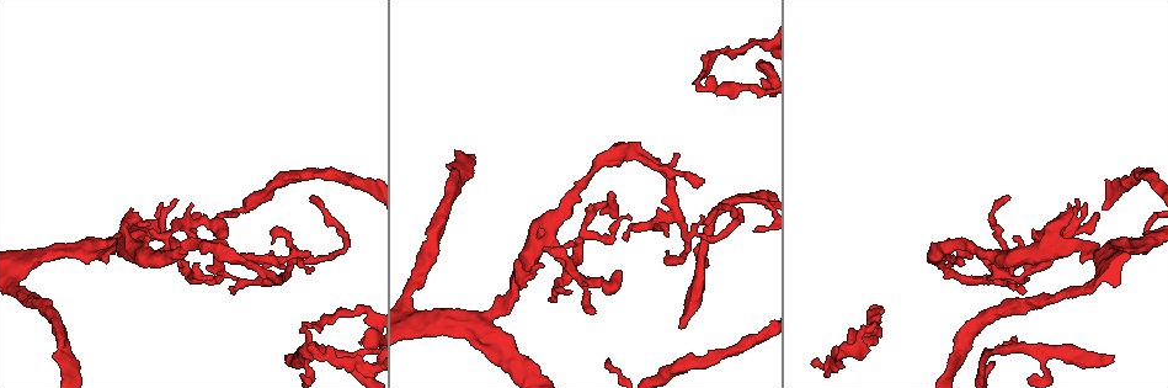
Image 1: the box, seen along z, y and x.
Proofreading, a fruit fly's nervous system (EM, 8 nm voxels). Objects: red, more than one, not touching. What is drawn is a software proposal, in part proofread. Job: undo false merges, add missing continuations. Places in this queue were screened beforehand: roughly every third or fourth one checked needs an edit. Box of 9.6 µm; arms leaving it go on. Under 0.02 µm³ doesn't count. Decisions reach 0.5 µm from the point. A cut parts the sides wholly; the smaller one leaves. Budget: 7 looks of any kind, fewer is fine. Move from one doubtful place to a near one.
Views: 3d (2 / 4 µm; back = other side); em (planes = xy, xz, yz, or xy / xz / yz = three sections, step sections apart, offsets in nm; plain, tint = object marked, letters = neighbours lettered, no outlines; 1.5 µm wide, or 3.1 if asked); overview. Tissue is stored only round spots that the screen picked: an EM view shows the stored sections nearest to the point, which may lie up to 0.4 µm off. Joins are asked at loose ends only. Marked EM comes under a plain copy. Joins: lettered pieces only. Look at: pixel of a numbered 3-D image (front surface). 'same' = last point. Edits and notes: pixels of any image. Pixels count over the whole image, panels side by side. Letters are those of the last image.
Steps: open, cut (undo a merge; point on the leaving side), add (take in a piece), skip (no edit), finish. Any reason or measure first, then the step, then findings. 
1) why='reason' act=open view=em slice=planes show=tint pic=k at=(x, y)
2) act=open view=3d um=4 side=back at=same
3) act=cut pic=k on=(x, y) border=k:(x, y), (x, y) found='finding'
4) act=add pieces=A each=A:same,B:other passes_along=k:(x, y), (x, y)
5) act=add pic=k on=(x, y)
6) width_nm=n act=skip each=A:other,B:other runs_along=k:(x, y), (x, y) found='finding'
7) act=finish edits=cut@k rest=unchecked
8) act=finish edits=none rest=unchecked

why='sharp bend' act=open view=em slice=planes show=letters pic=1 at=(285, 280)

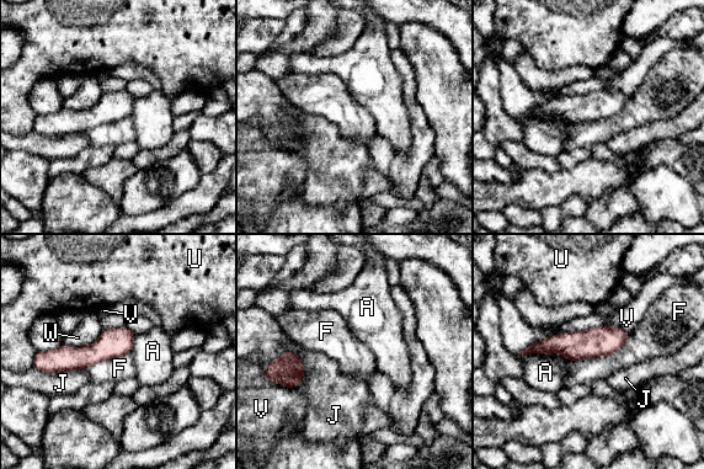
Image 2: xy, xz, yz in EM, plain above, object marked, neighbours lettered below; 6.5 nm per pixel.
longest_contact=F:420nm act=skip each=A:other,F:other,J:other,U:other,V:other,W:other runs_along=2:(623, 336), (527, 351) found='all the same neuron'

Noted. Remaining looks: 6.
why='free end' act=open view=em slice=xy step=8 show=letters pic=1 at=(287, 355)

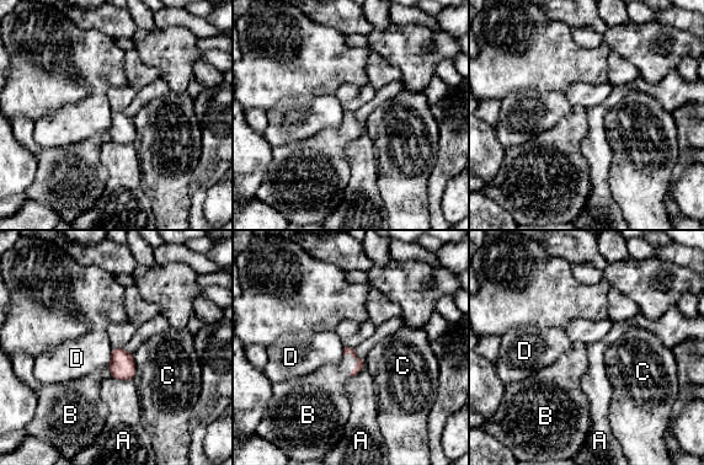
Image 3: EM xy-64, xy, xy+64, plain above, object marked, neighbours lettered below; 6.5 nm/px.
act=add pieces=B each=A:other,B:same,C:other,D:other found='it goes on there'

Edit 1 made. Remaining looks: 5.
act=open view=overview

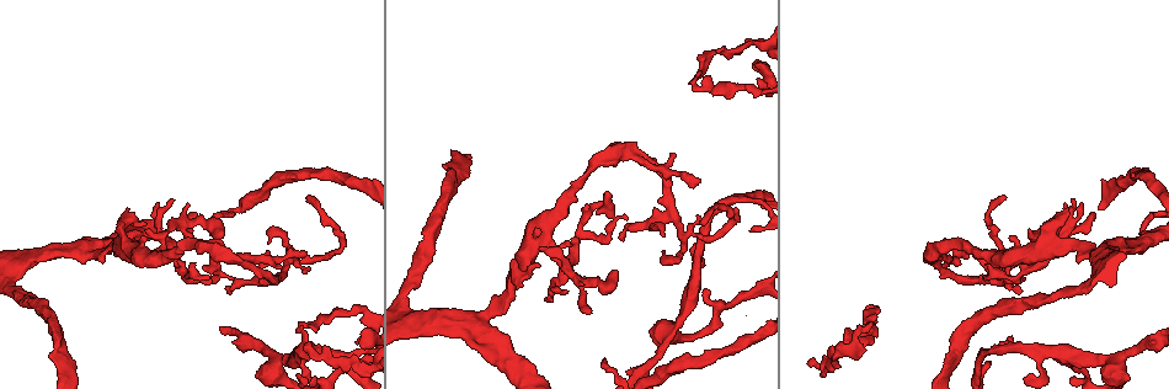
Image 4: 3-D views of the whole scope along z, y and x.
why='tapers out' act=open view=em slice=planes show=letters pic=4 at=(186, 203)

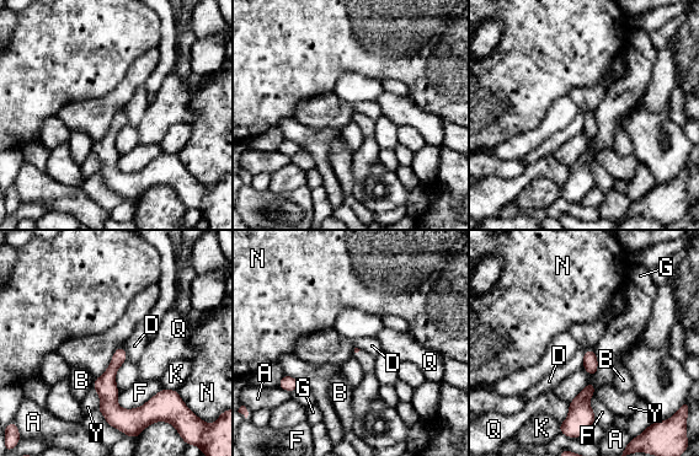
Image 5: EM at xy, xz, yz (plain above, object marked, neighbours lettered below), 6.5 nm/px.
act=skip each=A:other,B:other,D:other,F:other,G:other,K:other,N:other,Q:other,Y:other border=5:(121, 345), (124, 350), (126, 360) found='no lettered piece goes on from it'

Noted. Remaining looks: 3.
act=finish edits=add@3 rest=unchecked

